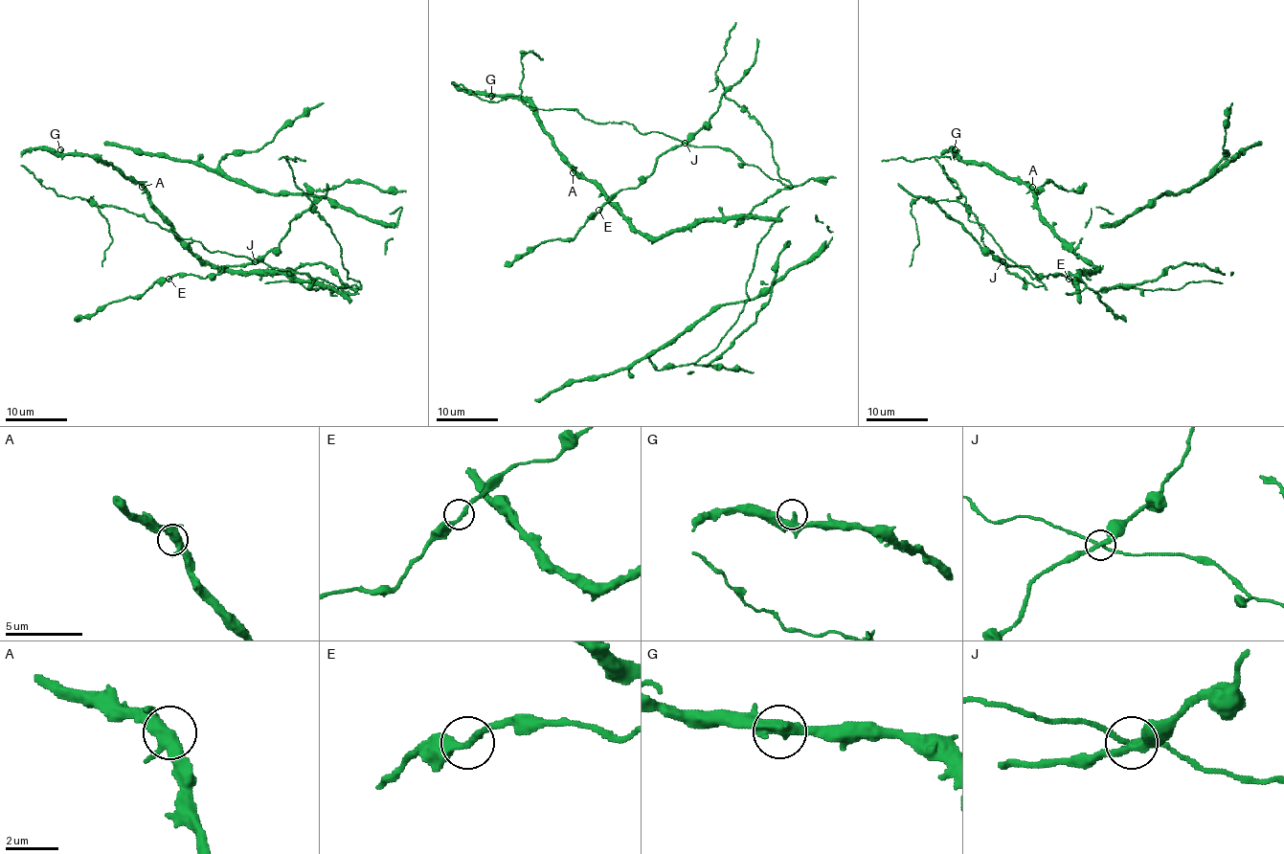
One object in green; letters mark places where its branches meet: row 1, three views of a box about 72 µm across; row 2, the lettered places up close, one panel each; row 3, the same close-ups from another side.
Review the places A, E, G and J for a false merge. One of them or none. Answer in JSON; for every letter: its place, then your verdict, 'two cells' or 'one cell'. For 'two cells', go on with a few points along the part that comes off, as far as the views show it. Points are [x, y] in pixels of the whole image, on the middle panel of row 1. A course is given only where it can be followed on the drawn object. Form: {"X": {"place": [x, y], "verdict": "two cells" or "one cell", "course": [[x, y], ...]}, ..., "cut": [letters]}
{"A": {"place": [573, 172], "verdict": "one cell"}, "E": {"place": [598, 210], "verdict": "one cell"}, "G": {"place": [491, 96], "verdict": "one cell"}, "J": {"place": [685, 143], "verdict": "two cells", "course": [[685, 144], [728, 147], [791, 183], [778, 174], [771, 140], [745, 106], [725, 96], [715, 74], [735, 22]]}, "cut": ["J"]}

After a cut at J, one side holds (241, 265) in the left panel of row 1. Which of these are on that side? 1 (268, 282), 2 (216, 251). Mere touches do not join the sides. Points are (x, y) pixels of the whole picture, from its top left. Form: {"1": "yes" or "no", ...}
{"1": "no", "2": "no"}

